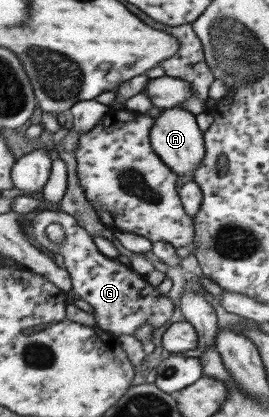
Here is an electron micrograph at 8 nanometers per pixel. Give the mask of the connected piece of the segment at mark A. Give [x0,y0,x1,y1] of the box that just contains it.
[149,105,205,178]

